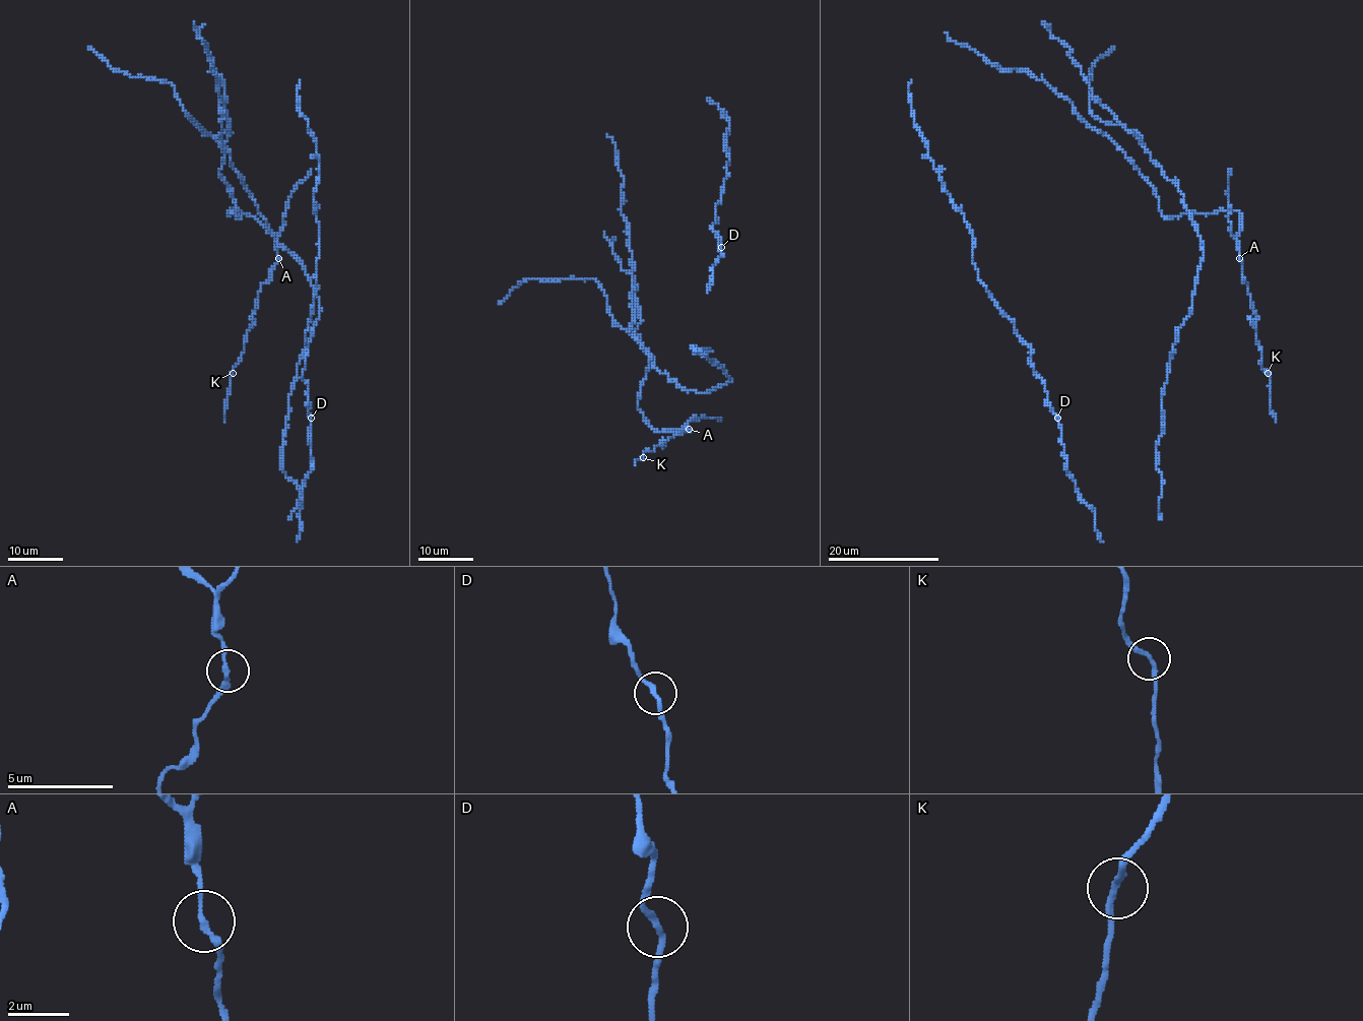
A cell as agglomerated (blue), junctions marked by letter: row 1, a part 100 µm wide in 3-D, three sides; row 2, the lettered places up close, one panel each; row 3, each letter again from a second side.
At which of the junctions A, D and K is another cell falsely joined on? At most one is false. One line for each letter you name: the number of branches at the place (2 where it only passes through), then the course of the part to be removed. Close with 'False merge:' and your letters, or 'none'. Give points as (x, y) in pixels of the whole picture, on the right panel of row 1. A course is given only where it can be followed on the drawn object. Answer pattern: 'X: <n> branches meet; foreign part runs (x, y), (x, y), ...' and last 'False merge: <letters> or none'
False merge: none

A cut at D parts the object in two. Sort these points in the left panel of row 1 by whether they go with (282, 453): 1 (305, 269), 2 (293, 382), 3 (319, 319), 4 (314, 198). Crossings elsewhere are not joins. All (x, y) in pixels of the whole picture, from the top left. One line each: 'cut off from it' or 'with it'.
1: with it
2: with it
3: with it
4: cut off from it

